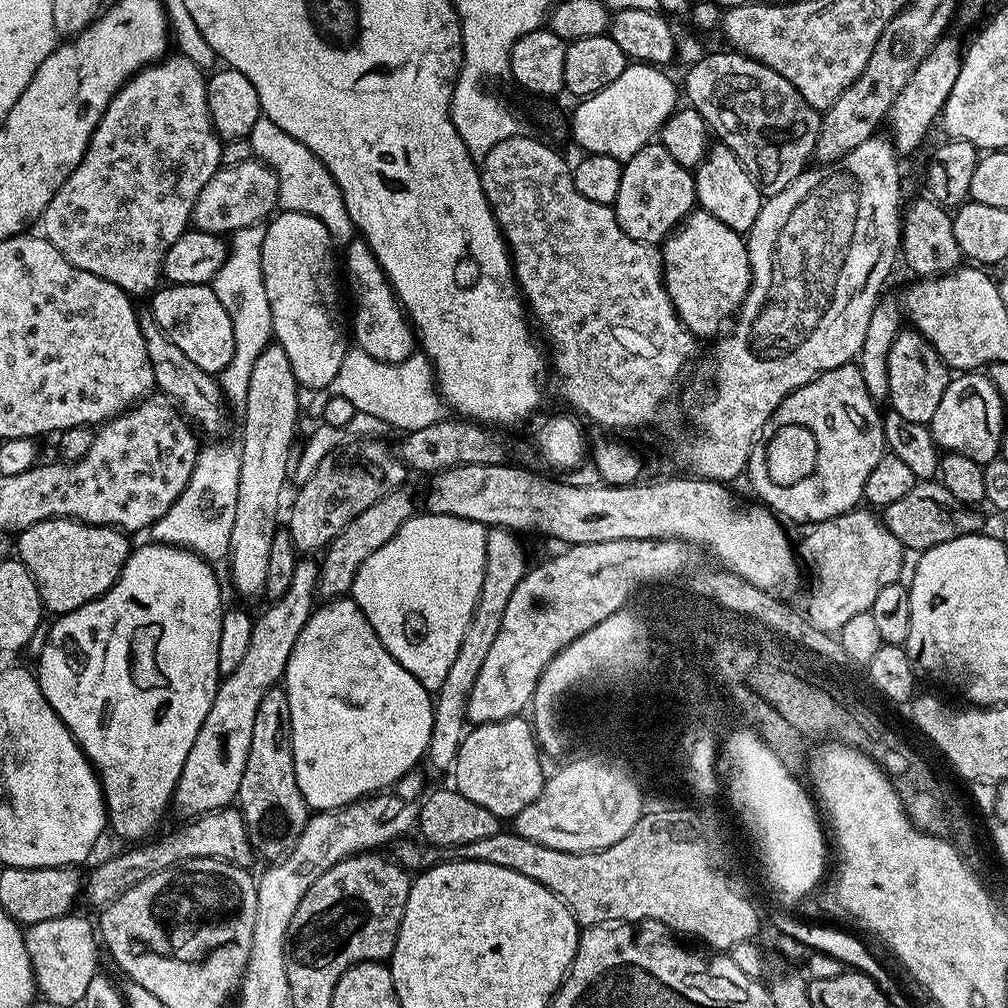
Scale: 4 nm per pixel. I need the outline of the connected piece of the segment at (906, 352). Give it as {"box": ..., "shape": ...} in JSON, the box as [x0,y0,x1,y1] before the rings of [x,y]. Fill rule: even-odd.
{"box":[888,330,950,425],"shape":[[[901,330],[890,346],[890,386],[888,387],[888,400],[891,411],[902,414],[906,422],[918,422],[931,425],[934,410],[938,410],[938,402],[946,390],[950,379],[950,369],[926,342],[921,332],[915,330]]]}

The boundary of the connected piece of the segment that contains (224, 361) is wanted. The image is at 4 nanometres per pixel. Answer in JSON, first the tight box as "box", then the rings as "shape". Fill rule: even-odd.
{"box":[151,284,234,374],"shape":[[[168,284],[160,286],[151,293],[152,317],[158,326],[174,342],[174,346],[182,349],[182,354],[202,366],[202,370],[218,374],[226,366],[230,366],[230,358],[234,358],[234,326],[230,326],[230,314],[226,314],[226,306],[218,302],[218,294],[214,294],[211,286],[206,284]]]}

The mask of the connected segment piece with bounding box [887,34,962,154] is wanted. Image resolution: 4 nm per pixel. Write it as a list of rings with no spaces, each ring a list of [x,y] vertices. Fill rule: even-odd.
[[[945,34],[926,54],[926,58],[922,58],[914,74],[910,74],[906,86],[902,86],[898,98],[894,98],[894,104],[887,117],[890,124],[892,122],[890,139],[897,153],[914,151],[927,138],[932,123],[941,119],[946,98],[950,98],[950,90],[954,90],[954,82],[958,79],[961,59],[962,44],[960,48],[959,42],[952,34]]]

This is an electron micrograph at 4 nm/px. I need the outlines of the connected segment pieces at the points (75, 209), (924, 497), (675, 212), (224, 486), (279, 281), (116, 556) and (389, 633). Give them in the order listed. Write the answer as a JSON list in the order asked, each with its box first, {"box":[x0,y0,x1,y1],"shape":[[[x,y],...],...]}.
[{"box":[42,54,222,294],"shape":[[[172,54],[155,64],[149,64],[141,72],[133,74],[120,87],[118,94],[114,94],[110,106],[106,106],[106,114],[102,114],[102,118],[90,138],[88,148],[84,151],[82,162],[76,167],[74,174],[70,174],[70,178],[66,178],[66,182],[62,182],[58,194],[54,194],[54,198],[50,198],[42,217],[44,239],[49,240],[75,268],[86,270],[106,282],[114,282],[114,286],[118,286],[129,294],[151,293],[161,283],[166,250],[170,250],[170,246],[174,246],[174,242],[178,242],[181,234],[189,231],[192,211],[196,205],[198,194],[202,194],[202,186],[206,186],[206,182],[210,182],[210,178],[214,178],[214,174],[222,167],[220,162],[222,141],[217,136],[210,118],[206,72],[203,72],[198,65],[196,60]]]},{"box":[882,479,984,549],"shape":[[[935,479],[918,482],[910,494],[898,498],[898,502],[890,502],[890,506],[882,509],[884,525],[898,538],[905,548],[926,549],[936,544],[950,542],[954,538],[975,536],[981,531],[984,520],[977,509],[972,506],[958,506],[954,494],[946,490],[944,485]]]},{"box":[614,142,696,245],"shape":[[[659,142],[638,150],[638,154],[634,154],[624,164],[622,186],[618,189],[614,211],[618,226],[622,226],[630,238],[659,245],[683,224],[688,213],[696,207],[696,181],[693,173],[678,166],[678,162],[666,154]]]},{"box":[150,444,240,562],"shape":[[[207,444],[200,449],[194,474],[186,482],[186,490],[158,518],[150,529],[151,539],[157,544],[173,544],[197,552],[209,562],[223,561],[228,555],[230,530],[234,530],[234,506],[238,506],[238,470],[240,449],[232,444]]]},{"box":[262,211,350,390],"shape":[[[281,211],[273,215],[264,228],[262,278],[266,286],[266,298],[270,302],[272,334],[275,343],[280,344],[282,350],[286,350],[296,383],[304,390],[331,389],[338,368],[350,347],[350,328],[346,323],[346,312],[345,309],[344,312],[340,309],[342,280],[338,275],[338,252],[335,250],[337,251],[326,226],[322,226],[322,222],[318,222],[318,218],[310,214]]]},{"box":[14,518,130,614],"shape":[[[71,518],[43,520],[31,524],[19,533],[14,548],[18,559],[24,563],[26,570],[38,586],[40,601],[52,614],[73,612],[86,602],[96,600],[122,574],[128,561],[130,551],[129,537],[119,528],[107,528],[101,524],[84,524]]]},{"box":[350,514,488,690],"shape":[[[417,514],[402,525],[398,530],[398,534],[394,534],[394,538],[390,538],[390,542],[386,542],[386,546],[374,550],[374,554],[370,554],[370,558],[366,558],[366,562],[362,562],[362,566],[354,578],[350,593],[351,599],[355,600],[356,605],[362,610],[362,614],[366,614],[370,626],[374,626],[374,634],[378,634],[382,646],[386,646],[389,654],[406,670],[410,670],[410,674],[414,674],[414,678],[418,678],[418,682],[422,682],[422,686],[426,689],[439,690],[442,682],[446,682],[446,674],[450,674],[450,666],[453,665],[454,658],[458,655],[458,646],[462,646],[462,638],[470,626],[474,606],[478,602],[478,594],[482,590],[487,541],[488,532],[485,525],[478,522],[470,522],[466,518],[456,518],[454,516]]]}]

